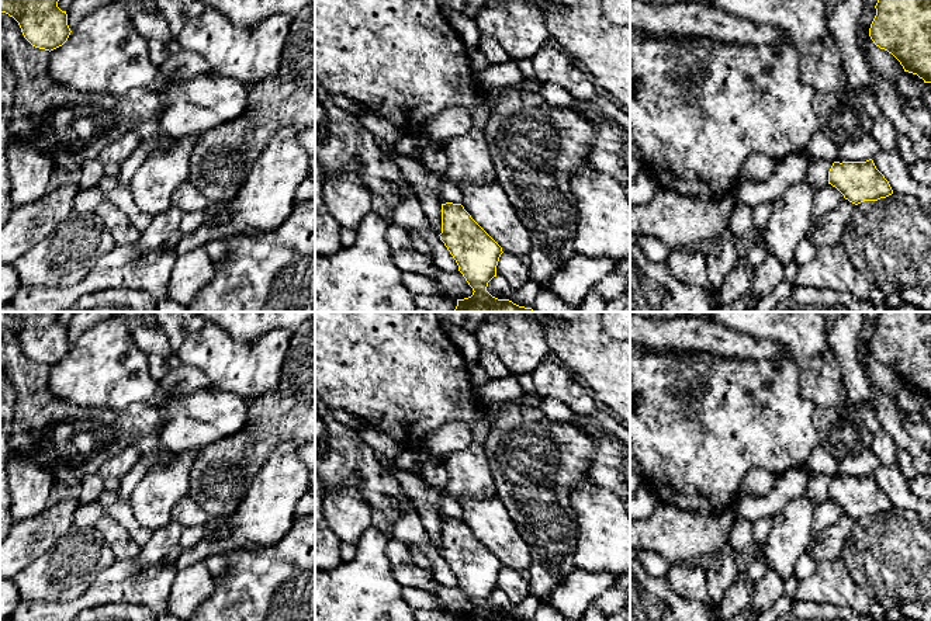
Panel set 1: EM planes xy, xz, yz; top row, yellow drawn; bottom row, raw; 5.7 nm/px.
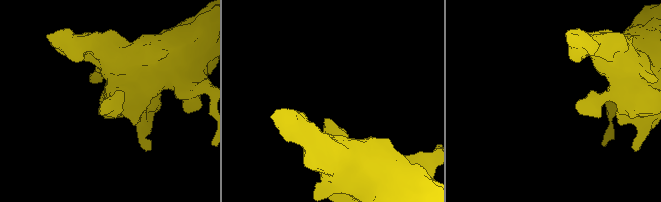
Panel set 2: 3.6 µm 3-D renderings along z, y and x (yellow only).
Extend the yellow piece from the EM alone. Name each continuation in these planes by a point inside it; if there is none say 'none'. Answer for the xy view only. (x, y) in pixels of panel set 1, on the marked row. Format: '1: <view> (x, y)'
none

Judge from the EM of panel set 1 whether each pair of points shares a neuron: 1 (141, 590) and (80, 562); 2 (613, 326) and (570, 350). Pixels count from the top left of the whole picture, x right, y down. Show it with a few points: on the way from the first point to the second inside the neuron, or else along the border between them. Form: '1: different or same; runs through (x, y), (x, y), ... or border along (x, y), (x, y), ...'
1: different; border along (114, 561), (86, 589)
2: different; border along (602, 326), (615, 340)

